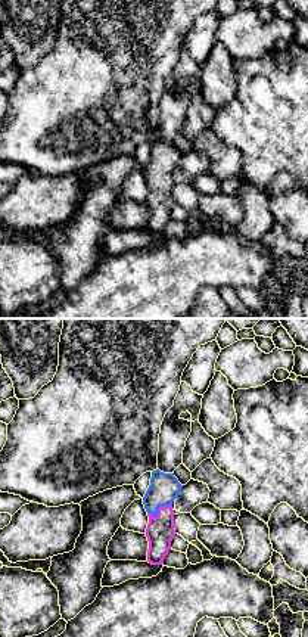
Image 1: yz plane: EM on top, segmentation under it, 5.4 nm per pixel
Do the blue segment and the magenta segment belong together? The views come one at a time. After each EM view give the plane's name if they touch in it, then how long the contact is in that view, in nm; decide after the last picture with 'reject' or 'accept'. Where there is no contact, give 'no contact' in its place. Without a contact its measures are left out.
meets blue in yz; contact 140 nm long

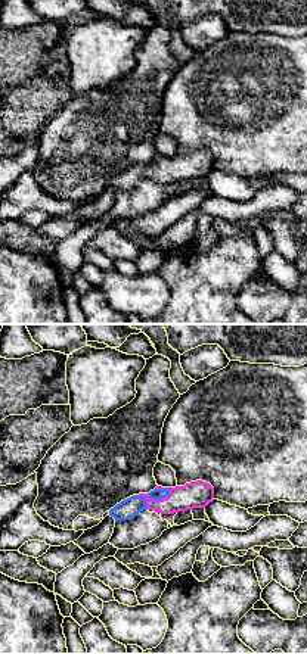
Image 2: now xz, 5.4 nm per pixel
meets blue in xz; contact 220 nm long

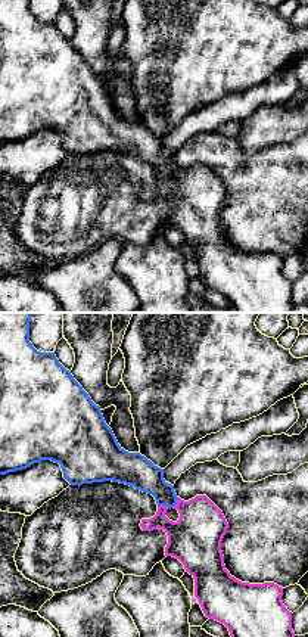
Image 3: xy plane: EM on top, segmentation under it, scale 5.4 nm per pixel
meets blue in xy; contact 70 nm long

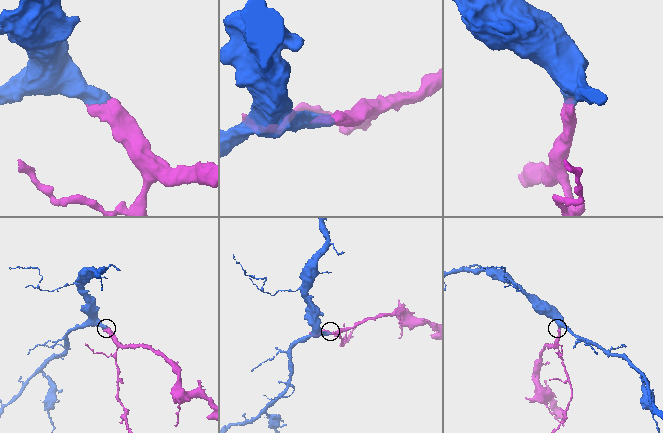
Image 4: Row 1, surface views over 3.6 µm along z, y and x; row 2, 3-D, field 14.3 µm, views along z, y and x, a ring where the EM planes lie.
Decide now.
reject

